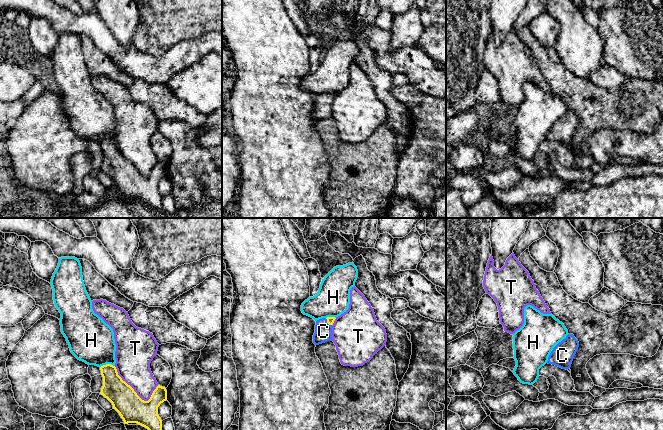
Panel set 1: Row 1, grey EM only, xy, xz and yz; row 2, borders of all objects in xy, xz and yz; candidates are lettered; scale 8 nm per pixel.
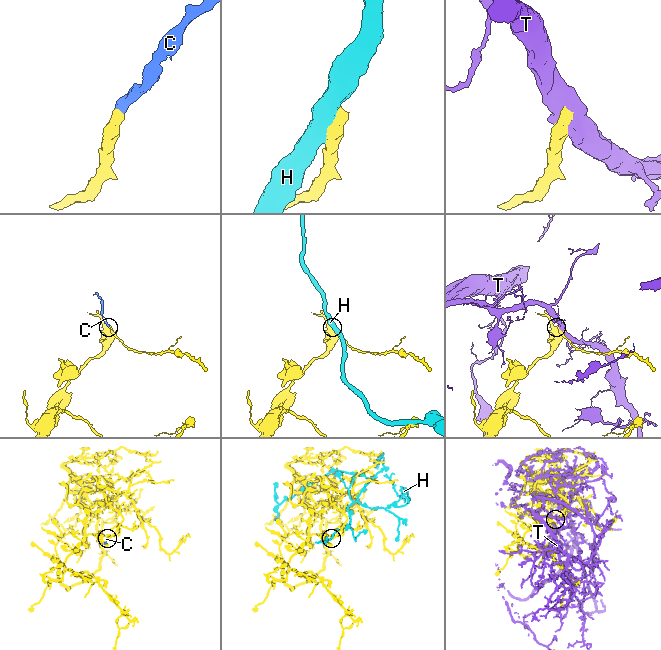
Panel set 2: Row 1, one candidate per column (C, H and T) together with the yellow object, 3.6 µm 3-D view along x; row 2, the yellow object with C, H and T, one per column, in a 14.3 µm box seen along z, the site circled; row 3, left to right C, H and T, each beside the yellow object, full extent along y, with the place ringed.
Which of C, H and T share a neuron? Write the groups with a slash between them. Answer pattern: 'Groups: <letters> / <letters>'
Groups: C / H / T

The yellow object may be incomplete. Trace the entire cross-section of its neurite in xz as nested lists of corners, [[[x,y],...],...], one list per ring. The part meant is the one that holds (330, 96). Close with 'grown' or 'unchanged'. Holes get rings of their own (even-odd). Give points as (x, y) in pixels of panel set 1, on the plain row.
[[[335,93],[322,94],[316,97],[313,119],[319,121],[327,117],[332,117],[332,101]]]; grown

